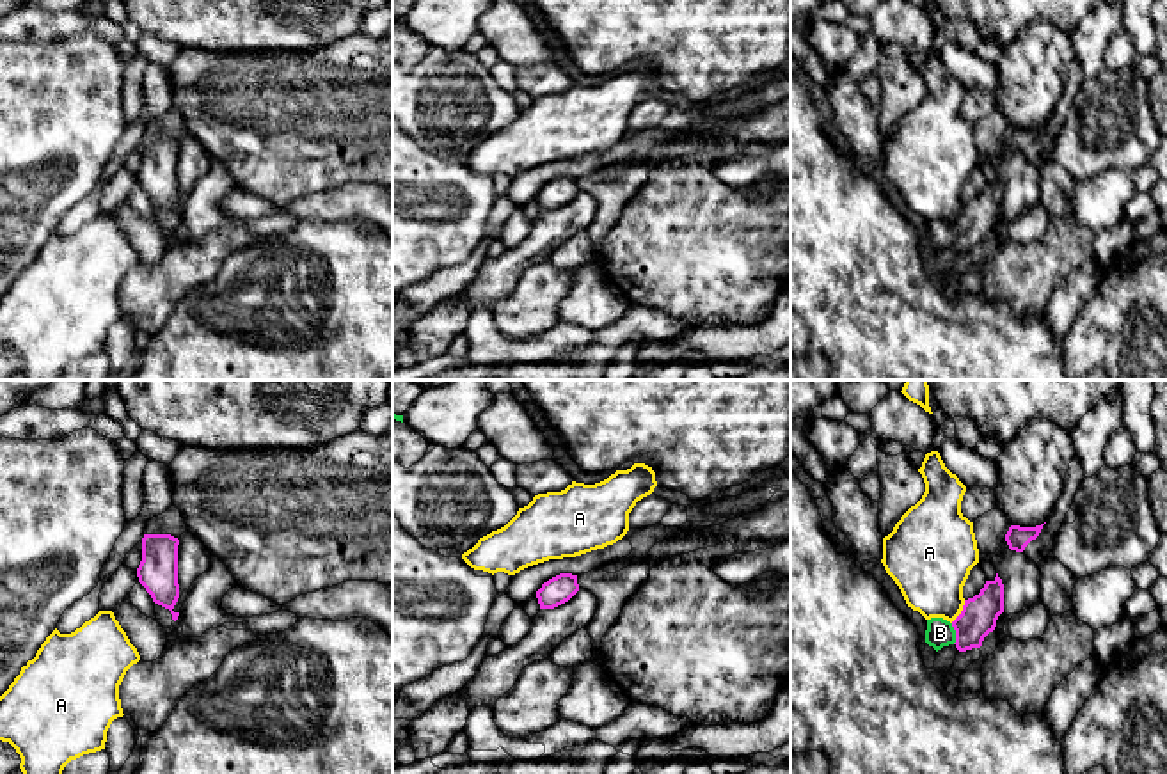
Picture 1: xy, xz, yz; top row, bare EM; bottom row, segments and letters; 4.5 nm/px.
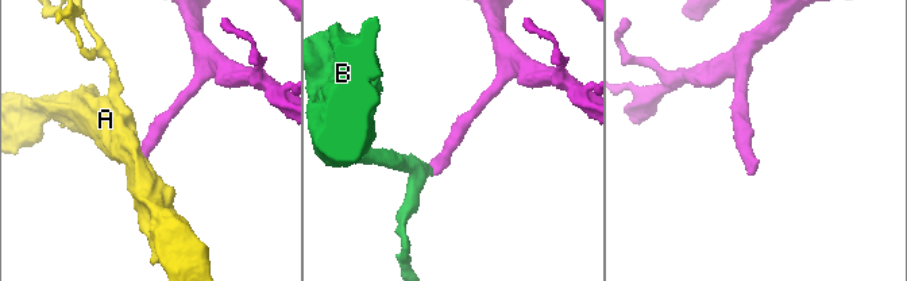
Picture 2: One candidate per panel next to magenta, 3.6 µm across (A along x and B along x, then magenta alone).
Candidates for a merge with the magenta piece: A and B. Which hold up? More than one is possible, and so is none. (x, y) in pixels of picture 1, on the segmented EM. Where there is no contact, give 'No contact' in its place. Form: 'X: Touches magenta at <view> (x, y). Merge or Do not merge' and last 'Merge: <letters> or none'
A: Touches magenta at yz (961, 611). Do not merge
B: Touches magenta at yz (956, 634). Merge
Merge: B

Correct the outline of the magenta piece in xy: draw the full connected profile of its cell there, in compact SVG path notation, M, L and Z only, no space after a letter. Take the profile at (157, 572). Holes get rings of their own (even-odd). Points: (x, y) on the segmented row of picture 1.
M144 534L142 561L137 568L139 582L155 604L171 611L174 621L179 616L172 611L179 598L178 545L179 540L171 534Z

